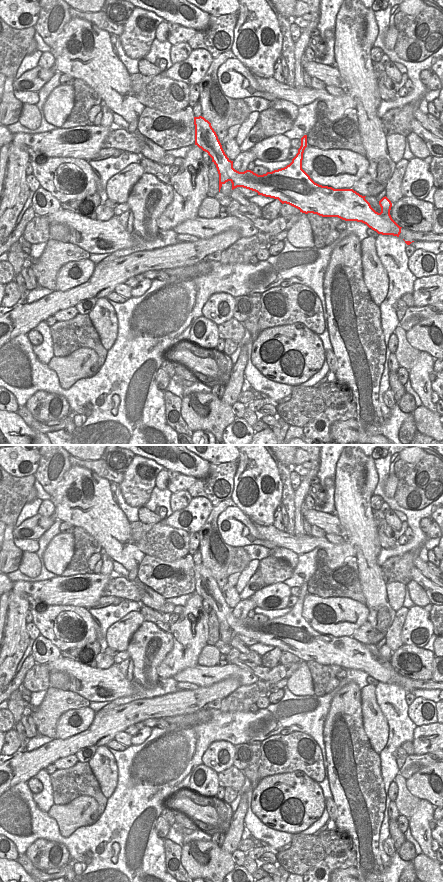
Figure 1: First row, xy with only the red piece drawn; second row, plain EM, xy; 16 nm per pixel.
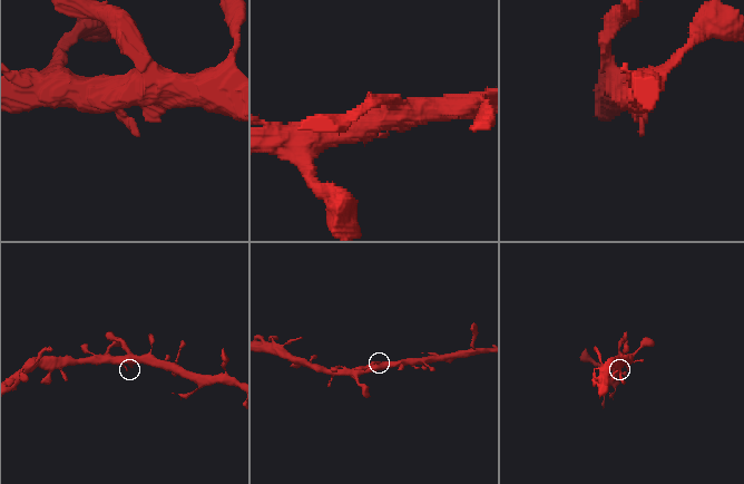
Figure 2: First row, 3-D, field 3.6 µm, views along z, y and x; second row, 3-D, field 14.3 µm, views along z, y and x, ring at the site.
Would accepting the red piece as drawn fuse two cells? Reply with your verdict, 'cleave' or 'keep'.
keep

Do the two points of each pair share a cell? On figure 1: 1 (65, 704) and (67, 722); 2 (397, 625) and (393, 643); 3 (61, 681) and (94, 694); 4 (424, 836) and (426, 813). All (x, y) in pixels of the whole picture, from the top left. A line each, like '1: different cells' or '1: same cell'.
1: different cells
2: same cell
3: different cells
4: same cell

